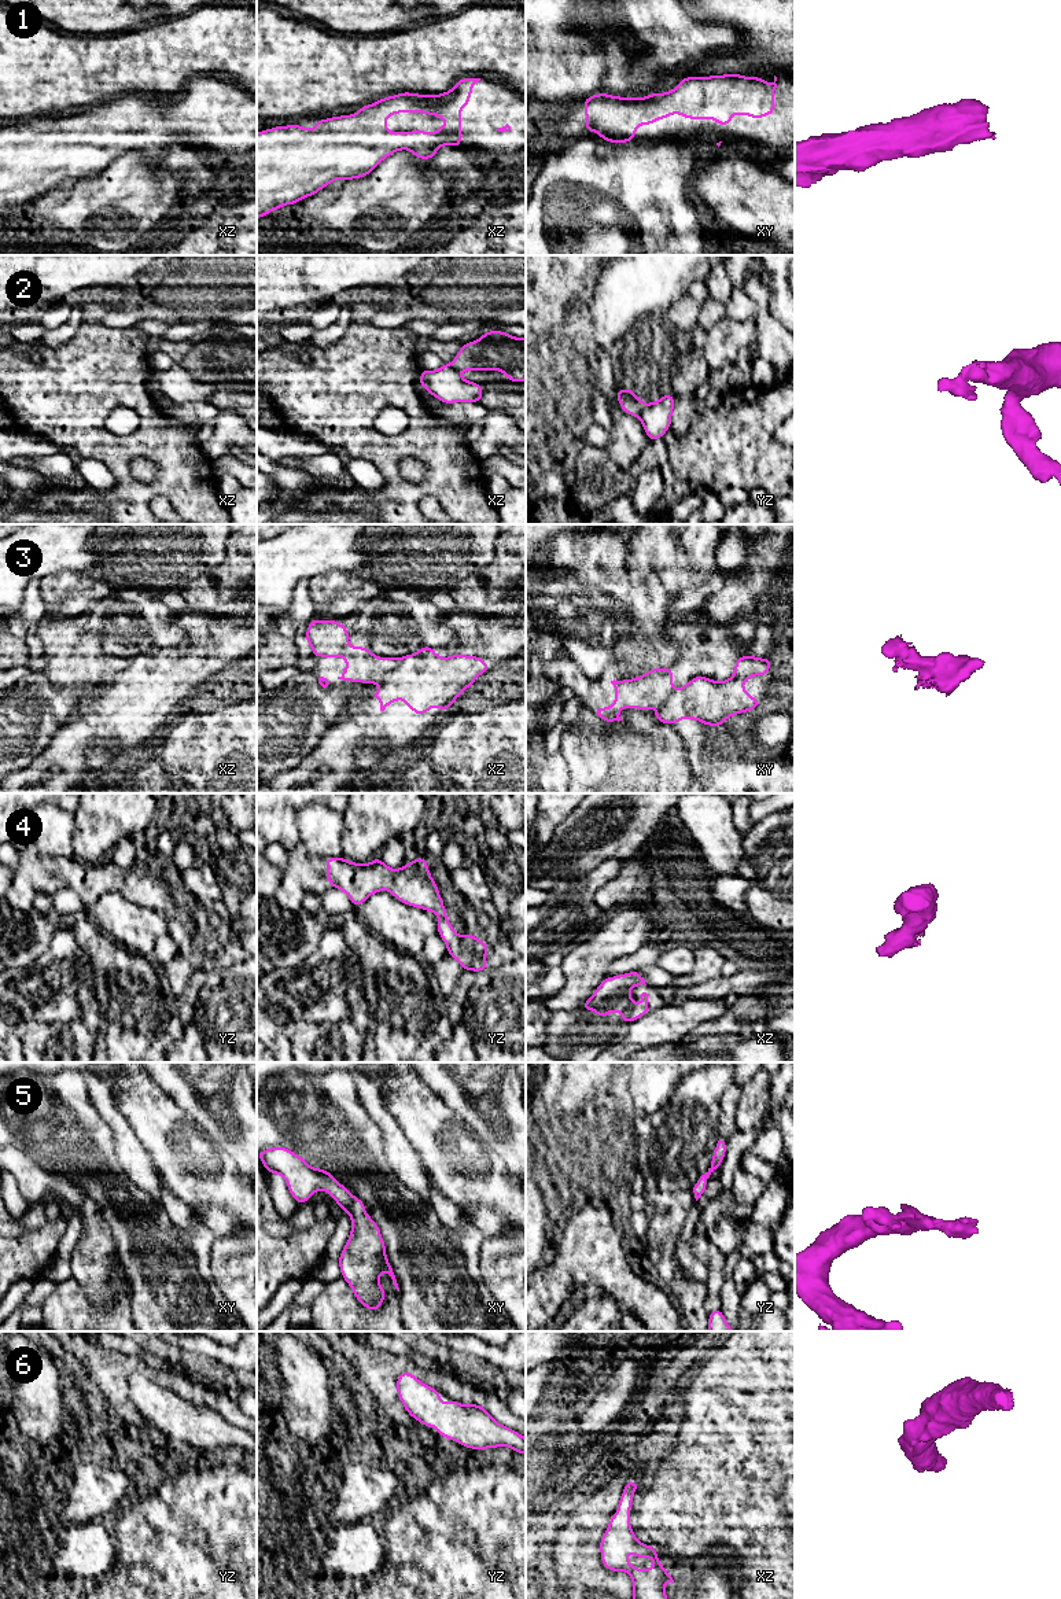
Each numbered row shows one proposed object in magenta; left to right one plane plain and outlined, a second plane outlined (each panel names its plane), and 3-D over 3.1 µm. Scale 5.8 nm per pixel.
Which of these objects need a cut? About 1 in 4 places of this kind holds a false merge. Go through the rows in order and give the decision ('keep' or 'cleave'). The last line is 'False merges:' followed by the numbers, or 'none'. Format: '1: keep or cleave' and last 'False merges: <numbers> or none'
1: keep
2: cleave
3: cleave
4: keep
5: keep
6: keep
False merges: 2, 3

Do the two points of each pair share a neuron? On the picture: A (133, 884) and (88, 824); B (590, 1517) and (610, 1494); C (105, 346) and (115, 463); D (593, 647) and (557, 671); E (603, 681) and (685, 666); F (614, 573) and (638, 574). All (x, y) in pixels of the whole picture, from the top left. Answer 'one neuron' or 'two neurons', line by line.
A: two neurons
B: one neuron
C: one neuron
D: two neurons
E: one neuron
F: two neurons

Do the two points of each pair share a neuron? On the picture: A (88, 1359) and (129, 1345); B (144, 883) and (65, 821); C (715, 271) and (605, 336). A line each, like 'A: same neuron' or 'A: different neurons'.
A: different neurons
B: different neurons
C: different neurons

